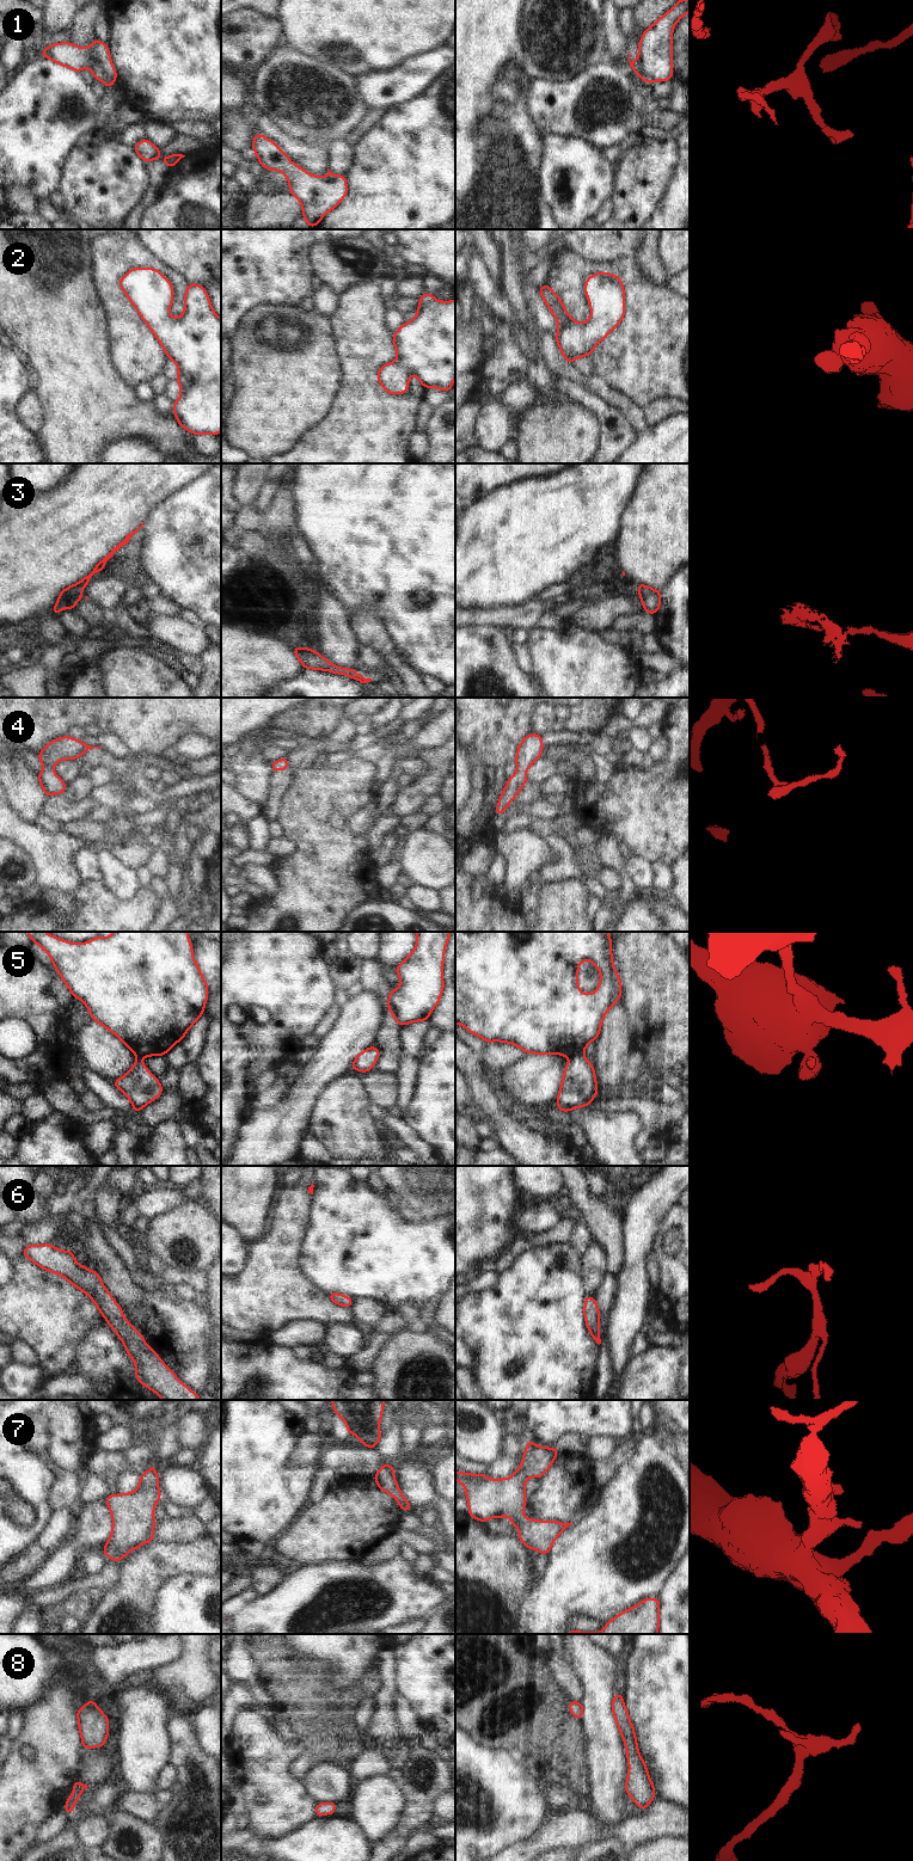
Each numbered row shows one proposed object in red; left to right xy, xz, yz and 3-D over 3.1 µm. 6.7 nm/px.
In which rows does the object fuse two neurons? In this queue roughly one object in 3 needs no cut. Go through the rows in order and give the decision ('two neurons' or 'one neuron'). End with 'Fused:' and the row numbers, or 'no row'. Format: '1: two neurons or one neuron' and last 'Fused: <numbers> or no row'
1: two neurons
2: one neuron
3: two neurons
4: one neuron
5: two neurons
6: one neuron
7: one neuron
8: one neuron
Fused: 1, 3, 5

